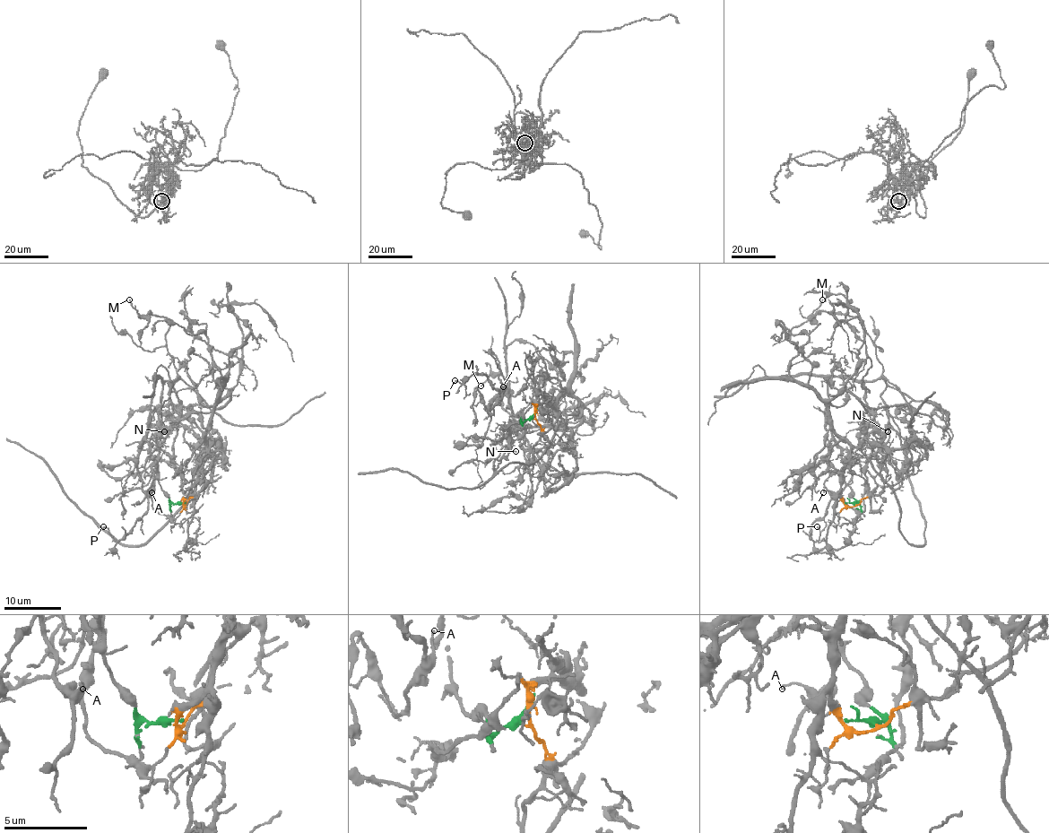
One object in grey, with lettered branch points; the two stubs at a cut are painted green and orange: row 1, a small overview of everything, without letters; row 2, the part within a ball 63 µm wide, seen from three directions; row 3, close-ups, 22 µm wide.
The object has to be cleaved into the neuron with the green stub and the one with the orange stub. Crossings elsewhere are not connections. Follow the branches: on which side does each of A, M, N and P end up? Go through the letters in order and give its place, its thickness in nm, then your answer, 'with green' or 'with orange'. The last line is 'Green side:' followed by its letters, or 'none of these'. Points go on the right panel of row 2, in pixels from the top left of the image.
A: place (823, 492); calibre 110 nm; with green
M: place (822, 299); calibre 140 nm; with green
N: place (888, 431); calibre 130 nm; with green
P: place (817, 526); calibre 150 nm; with green
Green side: A, M, N, P

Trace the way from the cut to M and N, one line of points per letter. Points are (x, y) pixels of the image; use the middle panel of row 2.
M: (533, 419), (513, 413), (501, 389), (525, 446), (501, 383), (489, 376), (480, 386)
N: (533, 419), (523, 421), (513, 413), (508, 394), (498, 394), (501, 389), (510, 394), (510, 447), (515, 452)

